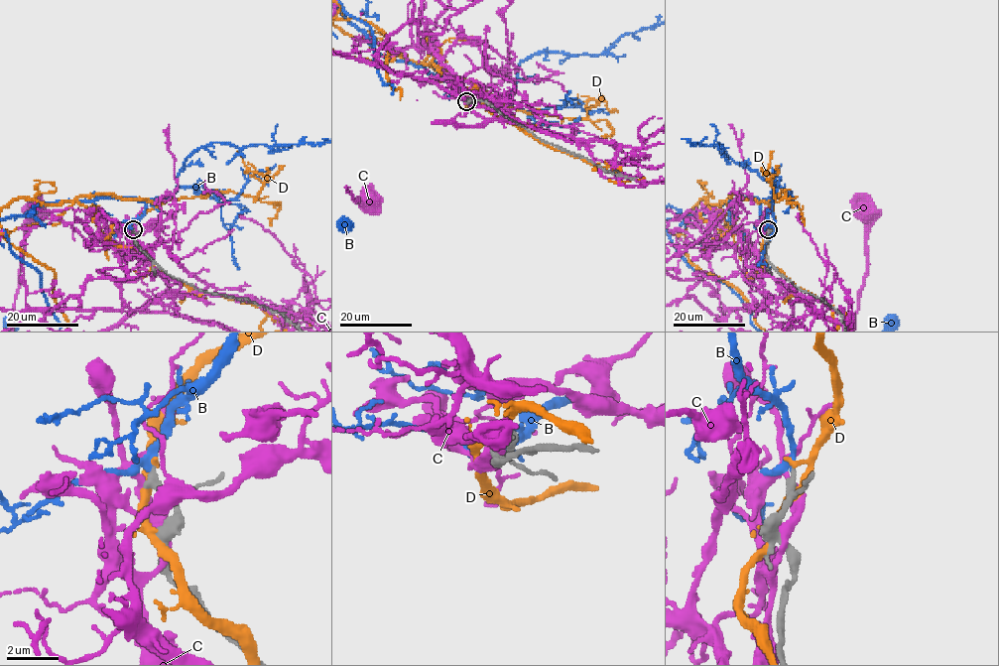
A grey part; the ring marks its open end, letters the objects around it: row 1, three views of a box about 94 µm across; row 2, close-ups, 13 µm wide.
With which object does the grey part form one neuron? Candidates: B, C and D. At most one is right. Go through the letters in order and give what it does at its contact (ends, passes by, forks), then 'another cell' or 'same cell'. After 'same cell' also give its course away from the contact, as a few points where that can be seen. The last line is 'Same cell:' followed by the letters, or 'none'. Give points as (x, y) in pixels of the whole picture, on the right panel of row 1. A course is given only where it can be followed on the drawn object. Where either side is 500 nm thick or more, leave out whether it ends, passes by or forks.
B: it passes by; same cell
C: it forks; another cell
D: it passes by; another cell
Same cell: B

